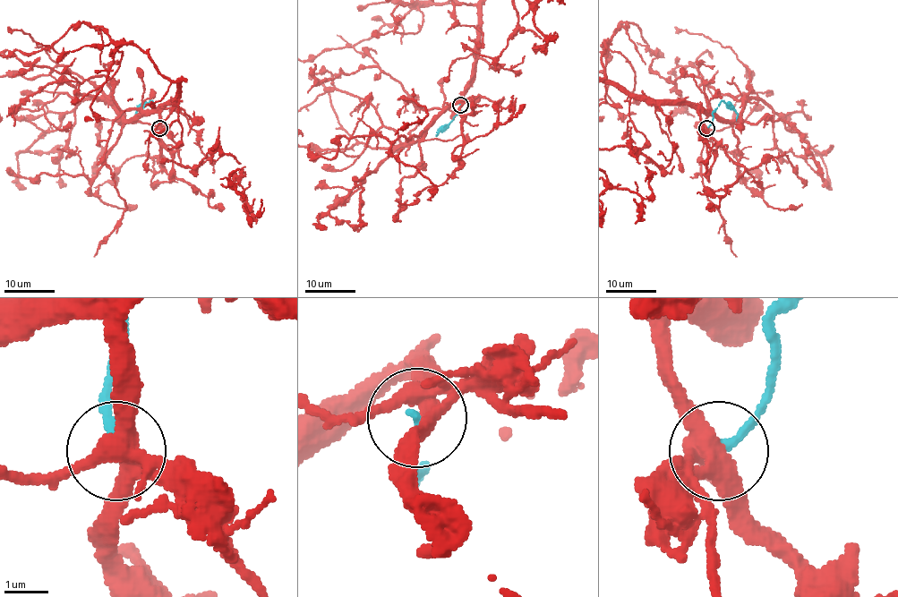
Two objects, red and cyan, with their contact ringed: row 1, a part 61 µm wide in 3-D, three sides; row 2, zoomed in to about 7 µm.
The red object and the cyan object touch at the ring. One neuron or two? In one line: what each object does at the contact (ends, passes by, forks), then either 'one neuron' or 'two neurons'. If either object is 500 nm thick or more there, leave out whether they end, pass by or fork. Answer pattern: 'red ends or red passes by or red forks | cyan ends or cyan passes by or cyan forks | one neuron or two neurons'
red forks | cyan ends | two neurons

